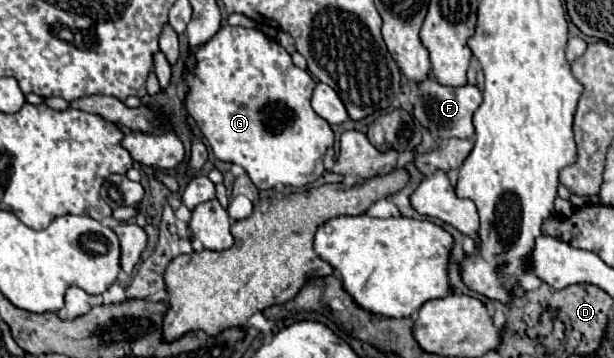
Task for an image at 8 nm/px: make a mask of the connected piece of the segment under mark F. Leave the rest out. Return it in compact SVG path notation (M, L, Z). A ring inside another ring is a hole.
M428 74L426 82L418 82L416 90L418 90L418 100L414 104L412 116L432 136L438 136L438 138L468 138L468 140L474 138L472 116L482 102L482 92L478 90L478 86L472 86L472 84L464 84L464 86L458 86L458 88L442 86L440 82L436 82L436 78L432 74Z

